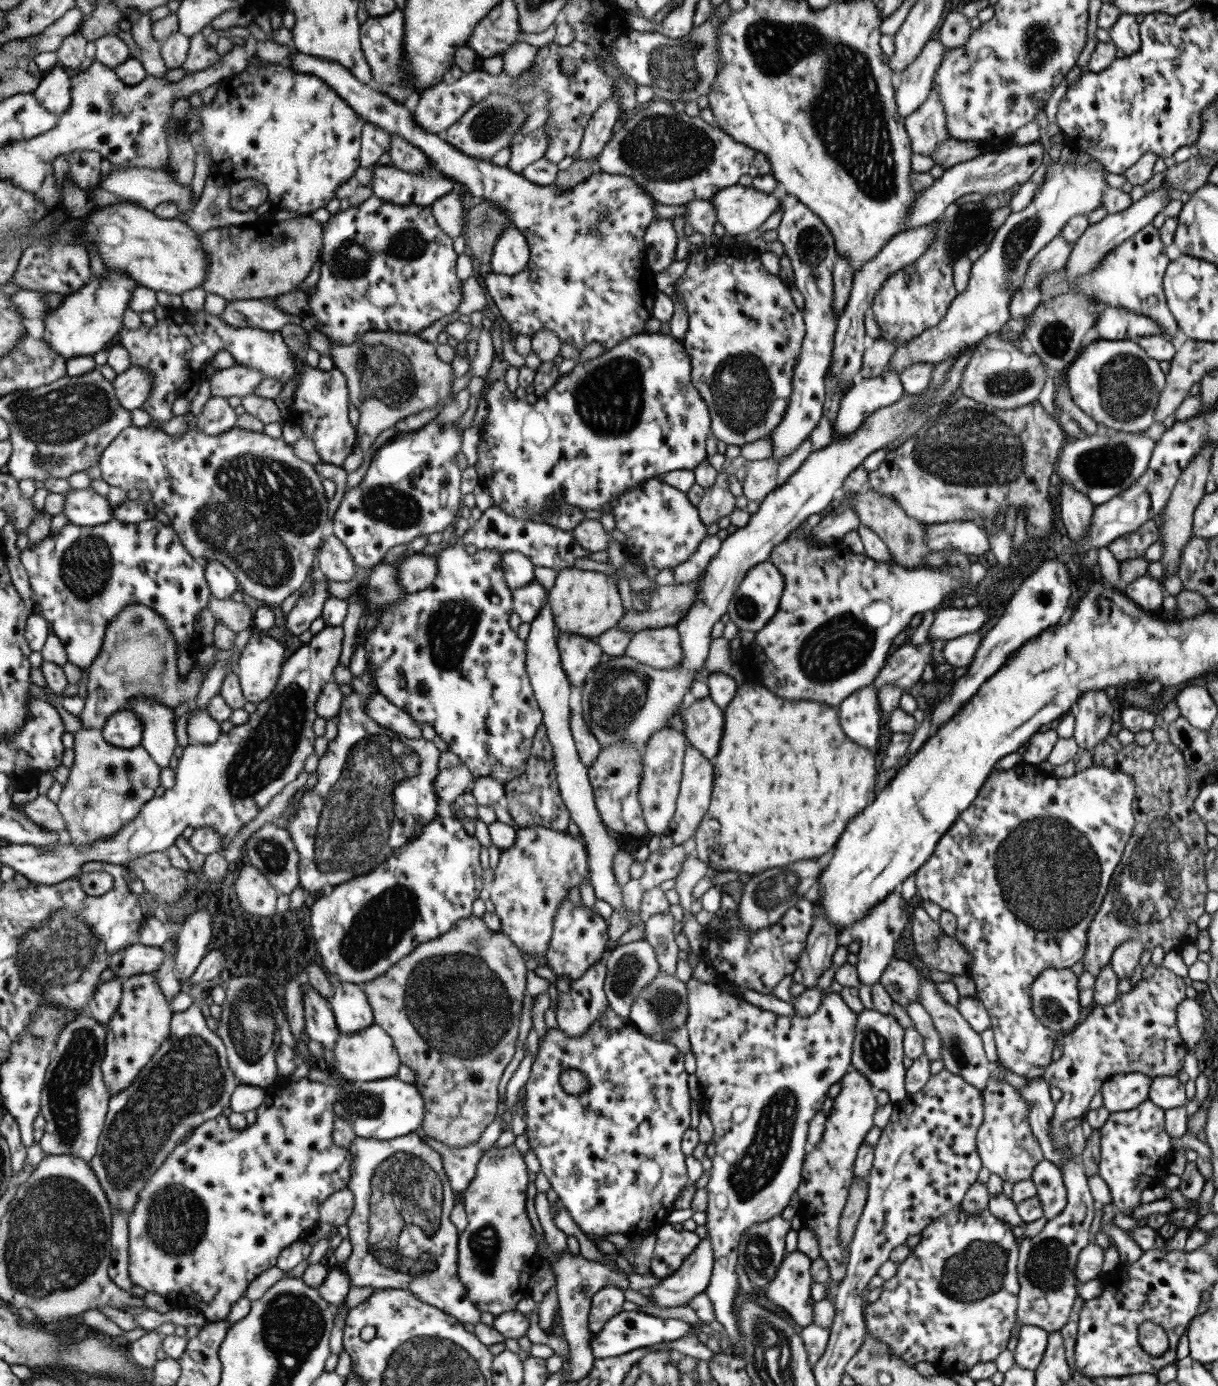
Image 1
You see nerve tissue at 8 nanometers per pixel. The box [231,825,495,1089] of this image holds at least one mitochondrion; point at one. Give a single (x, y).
(380, 926)

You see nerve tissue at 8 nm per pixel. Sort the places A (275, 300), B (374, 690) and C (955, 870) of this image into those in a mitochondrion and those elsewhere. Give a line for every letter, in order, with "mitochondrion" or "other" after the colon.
A: other
B: other
C: other

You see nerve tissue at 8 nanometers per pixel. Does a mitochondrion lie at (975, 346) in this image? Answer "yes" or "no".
no

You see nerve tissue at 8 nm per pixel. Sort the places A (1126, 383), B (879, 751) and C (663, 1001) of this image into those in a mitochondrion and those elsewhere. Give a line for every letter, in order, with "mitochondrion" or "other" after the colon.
A: mitochondrion
B: other
C: mitochondrion

